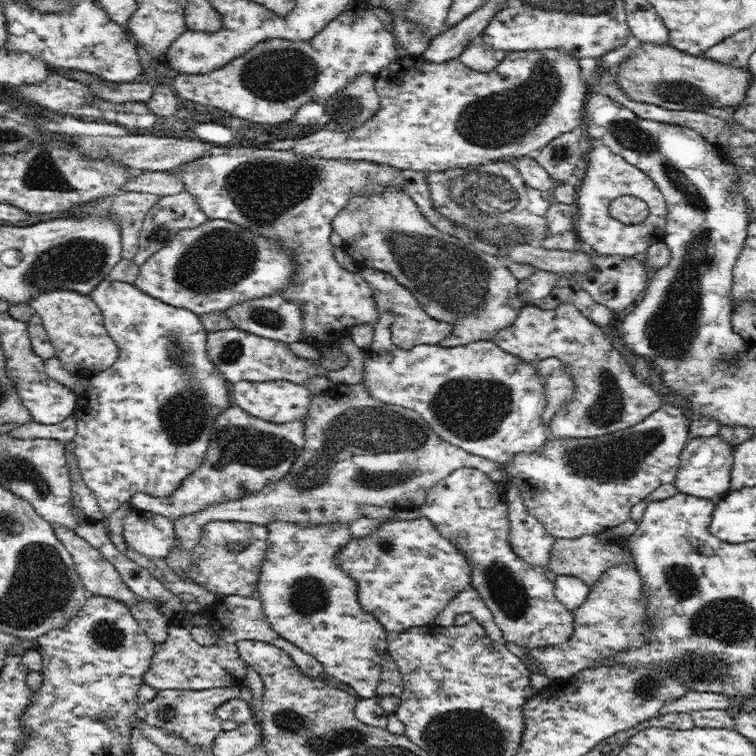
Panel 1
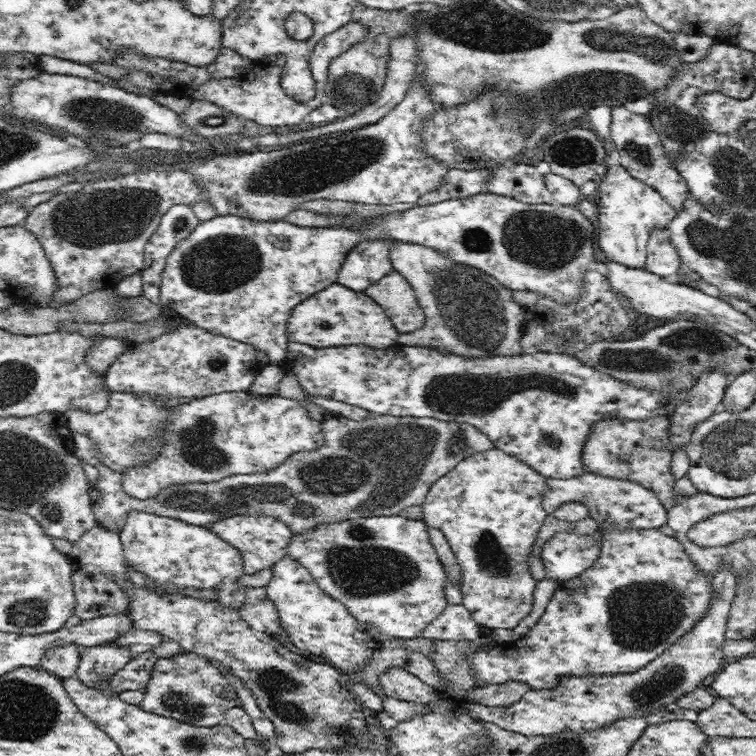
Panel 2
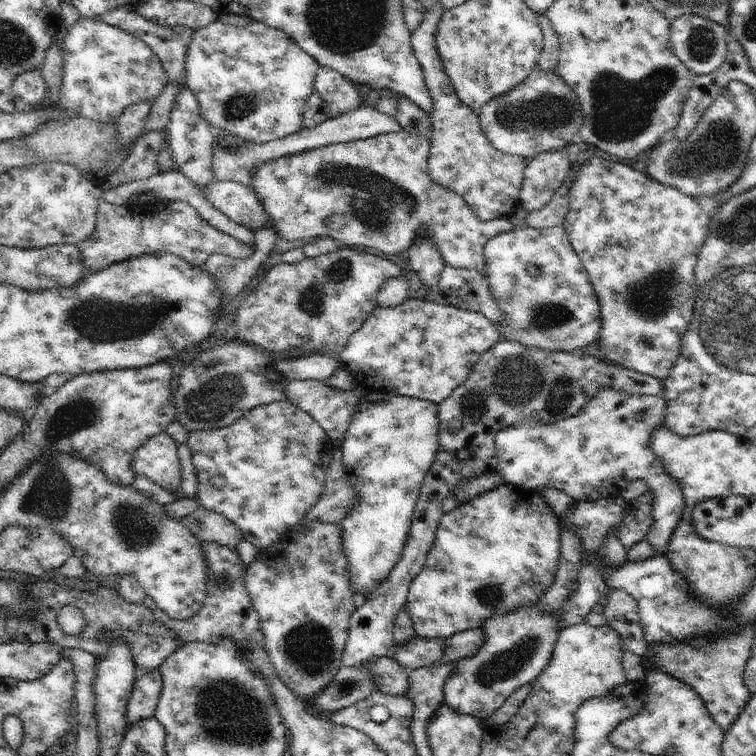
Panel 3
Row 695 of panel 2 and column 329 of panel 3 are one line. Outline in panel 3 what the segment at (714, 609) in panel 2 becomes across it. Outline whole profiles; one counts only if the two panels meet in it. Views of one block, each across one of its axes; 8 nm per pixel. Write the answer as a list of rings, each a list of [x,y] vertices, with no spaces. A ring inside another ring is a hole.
[[[320,520],[310,526],[292,526],[280,536],[280,540],[259,549],[247,567],[244,584],[259,616],[266,652],[276,666],[278,678],[303,702],[327,690],[336,673],[345,666],[342,653],[348,638],[349,618],[357,604],[348,574],[348,558],[342,548],[342,526],[324,524]]]

